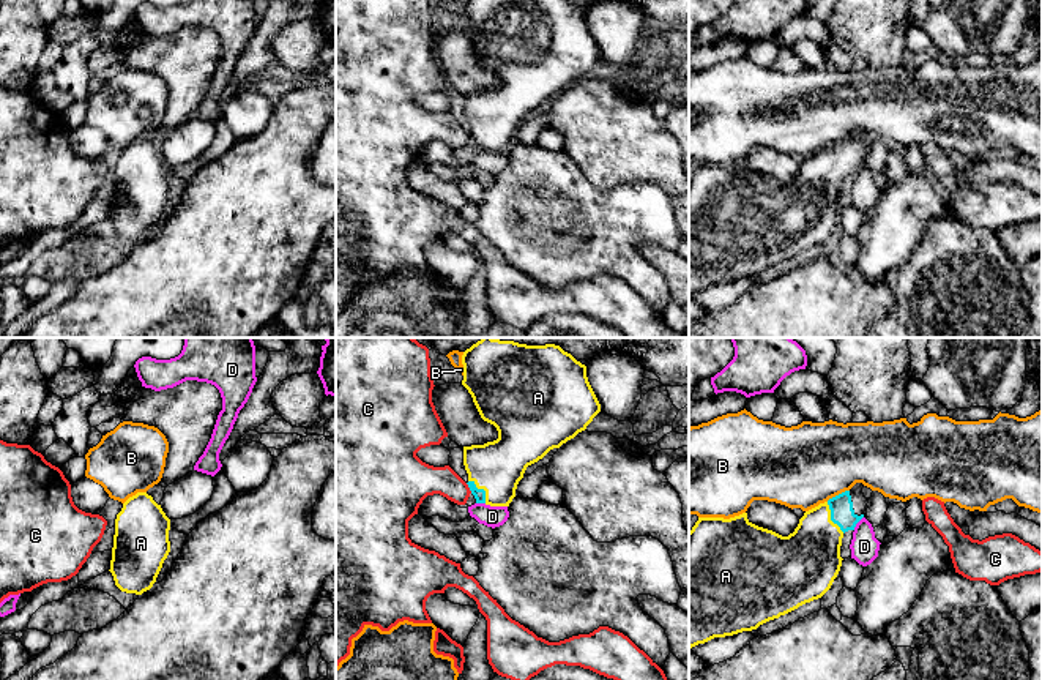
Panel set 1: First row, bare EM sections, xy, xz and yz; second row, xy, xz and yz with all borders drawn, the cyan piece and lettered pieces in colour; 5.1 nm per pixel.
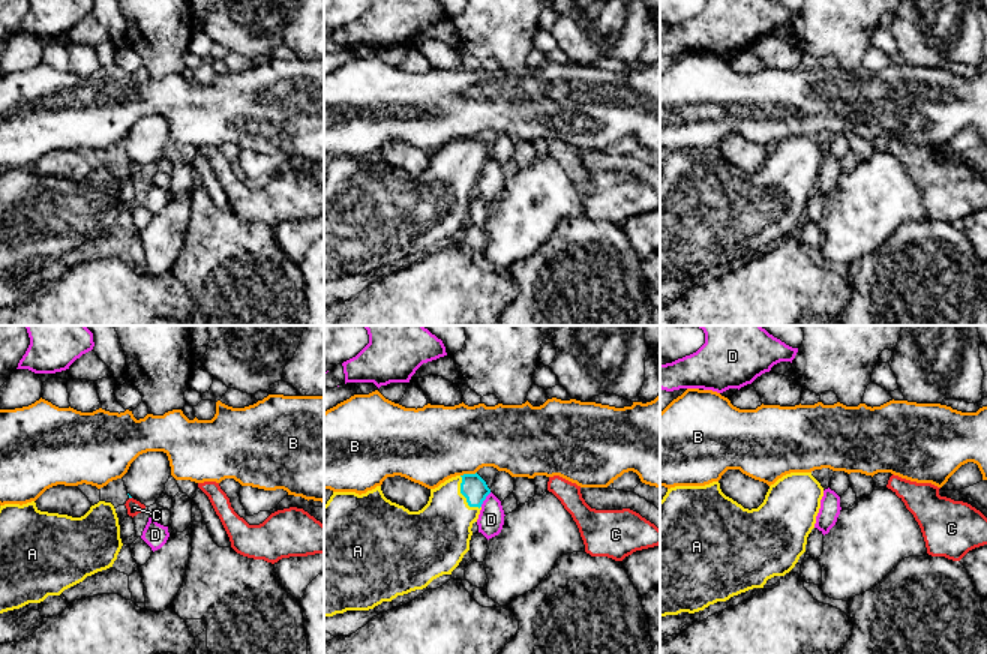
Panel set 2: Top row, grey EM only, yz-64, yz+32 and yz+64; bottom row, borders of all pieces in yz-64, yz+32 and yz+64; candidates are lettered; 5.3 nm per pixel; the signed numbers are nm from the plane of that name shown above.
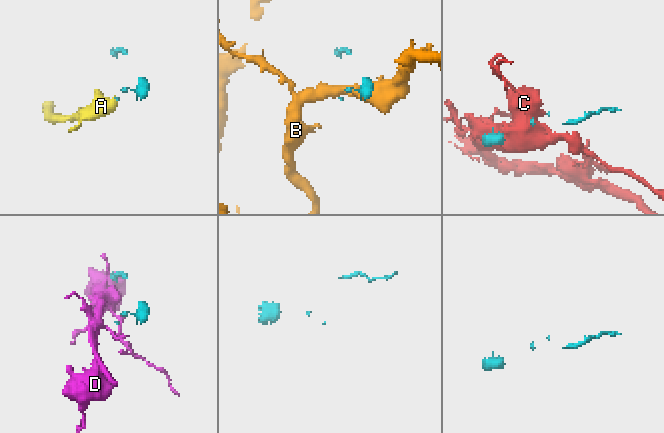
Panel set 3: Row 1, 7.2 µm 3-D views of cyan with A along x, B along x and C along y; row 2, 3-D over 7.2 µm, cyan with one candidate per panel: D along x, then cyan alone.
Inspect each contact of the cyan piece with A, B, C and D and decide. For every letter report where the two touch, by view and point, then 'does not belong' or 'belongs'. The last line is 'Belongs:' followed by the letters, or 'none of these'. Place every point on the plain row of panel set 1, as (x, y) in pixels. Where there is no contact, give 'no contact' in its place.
A: meets cyan in yz at (831, 164); belongs
B: meets cyan in yz at (839, 141); does not belong
C: meets cyan in xz at (468, 133); does not belong
D: meets cyan in yz at (858, 168); does not belong
Belongs: A

